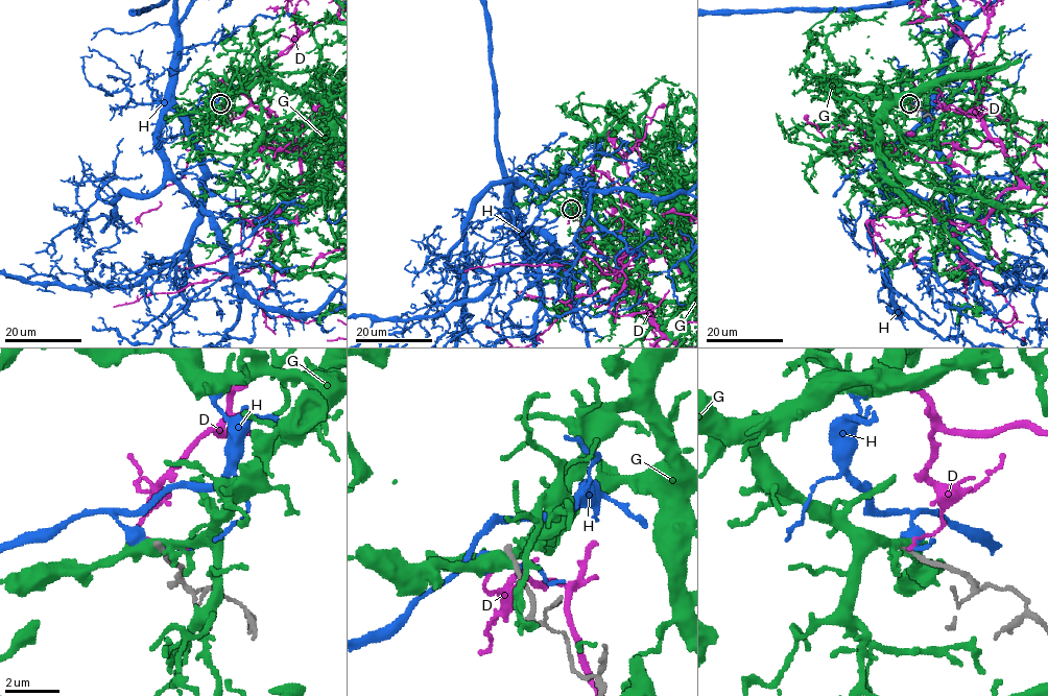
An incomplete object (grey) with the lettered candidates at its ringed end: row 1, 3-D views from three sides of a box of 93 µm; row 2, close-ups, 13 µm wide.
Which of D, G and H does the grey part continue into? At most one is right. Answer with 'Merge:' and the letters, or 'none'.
Merge: none

